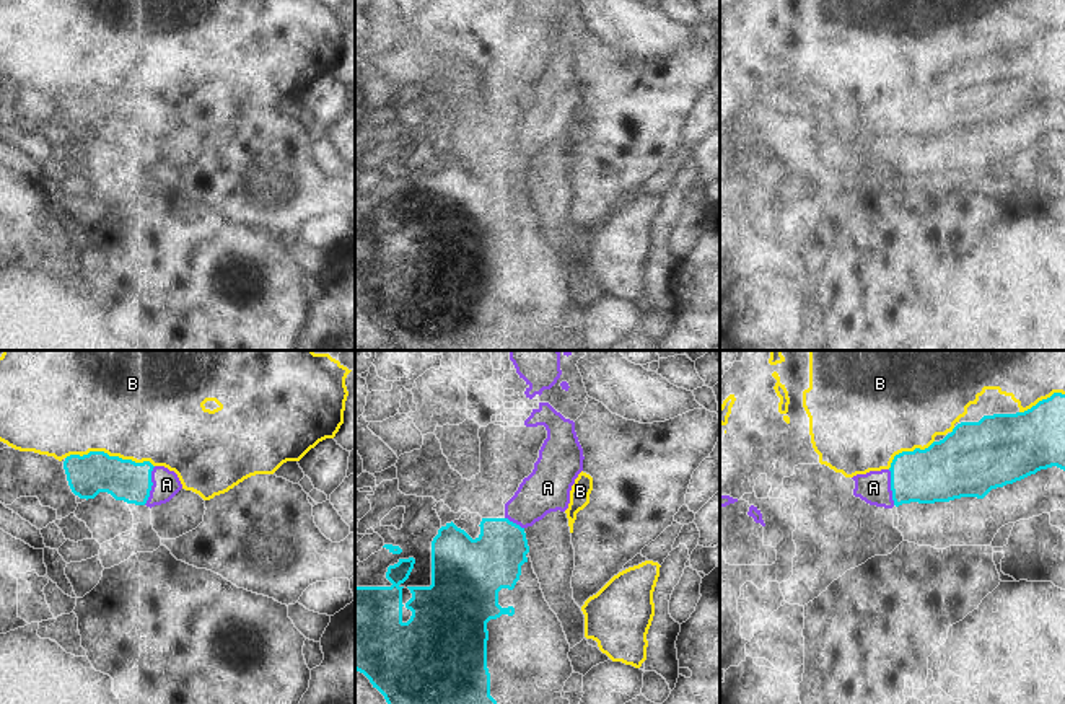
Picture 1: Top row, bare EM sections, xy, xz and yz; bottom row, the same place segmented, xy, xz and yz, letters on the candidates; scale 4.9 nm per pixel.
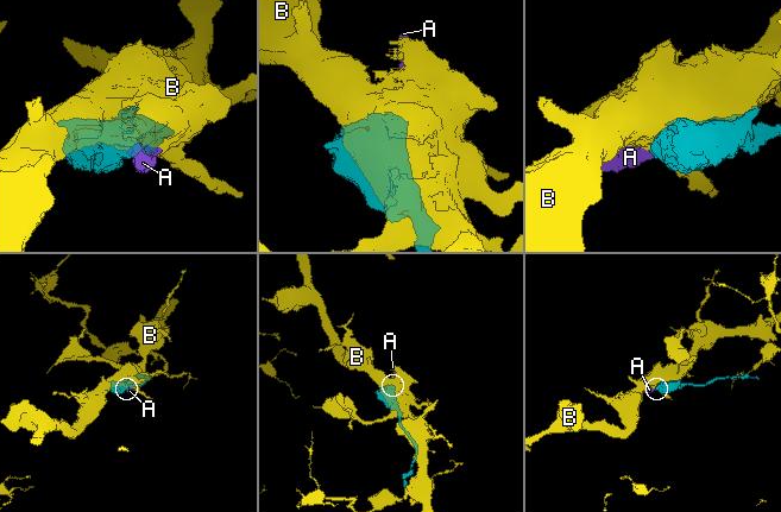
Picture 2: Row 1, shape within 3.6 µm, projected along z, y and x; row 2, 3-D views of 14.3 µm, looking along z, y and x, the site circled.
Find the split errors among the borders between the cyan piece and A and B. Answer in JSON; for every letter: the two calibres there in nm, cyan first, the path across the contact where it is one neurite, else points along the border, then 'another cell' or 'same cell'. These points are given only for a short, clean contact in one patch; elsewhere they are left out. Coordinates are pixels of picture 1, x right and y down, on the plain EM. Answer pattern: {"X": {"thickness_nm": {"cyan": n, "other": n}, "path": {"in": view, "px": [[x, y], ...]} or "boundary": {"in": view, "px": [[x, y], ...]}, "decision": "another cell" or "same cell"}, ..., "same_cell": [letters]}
{"A": {"thickness_nm": {"cyan": 200, "other": 140}, "path": {"in": "xy", "px": [[124, 114], [152, 119], [166, 119]]}, "decision": "same cell"}, "B": {"thickness_nm": {"cyan": 200, "other": 460}, "decision": "another cell"}, "same_cell": ["A"]}

